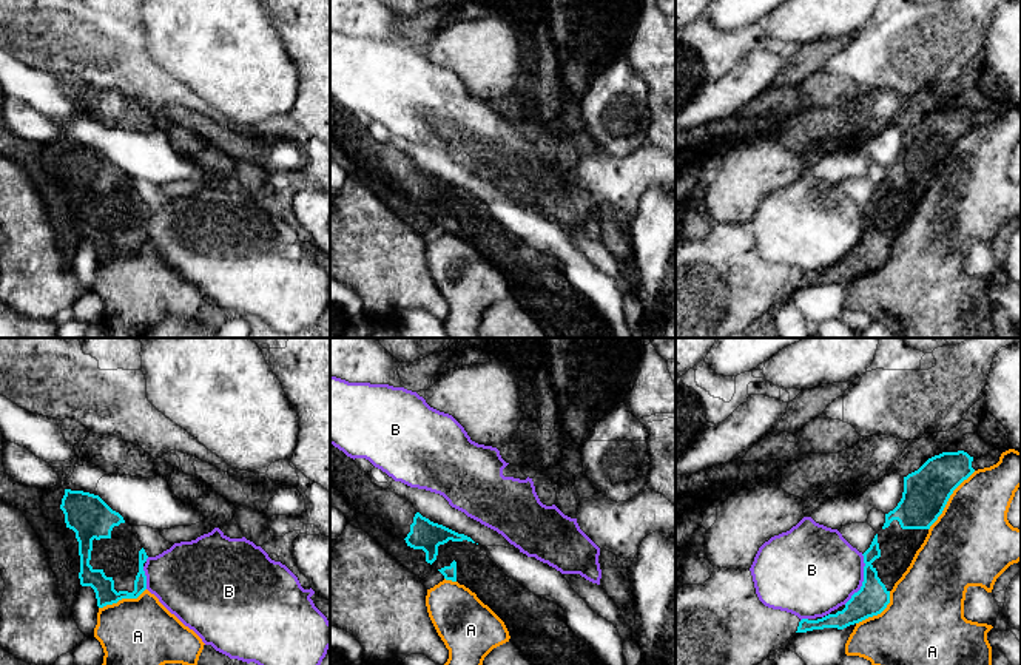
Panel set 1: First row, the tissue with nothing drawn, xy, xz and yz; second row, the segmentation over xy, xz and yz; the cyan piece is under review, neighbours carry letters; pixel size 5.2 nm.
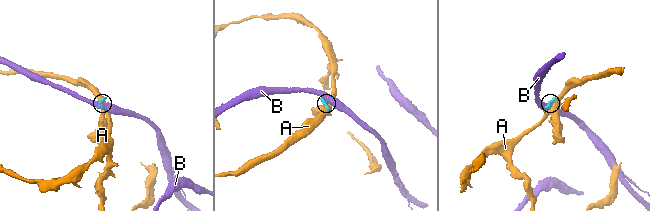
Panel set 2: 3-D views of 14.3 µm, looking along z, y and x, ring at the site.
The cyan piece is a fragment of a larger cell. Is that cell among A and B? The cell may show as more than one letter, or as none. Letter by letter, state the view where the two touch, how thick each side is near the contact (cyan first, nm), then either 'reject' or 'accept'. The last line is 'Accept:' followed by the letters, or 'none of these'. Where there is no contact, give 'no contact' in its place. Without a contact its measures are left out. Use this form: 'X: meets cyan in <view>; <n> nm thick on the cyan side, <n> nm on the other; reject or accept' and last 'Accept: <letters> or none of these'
A: meets cyan in yz; 240 nm thick on the cyan side, 420 nm on the other; reject
B: meets cyan in yz; 170 nm thick on the cyan side, 440 nm on the other; reject
Accept: none of these

